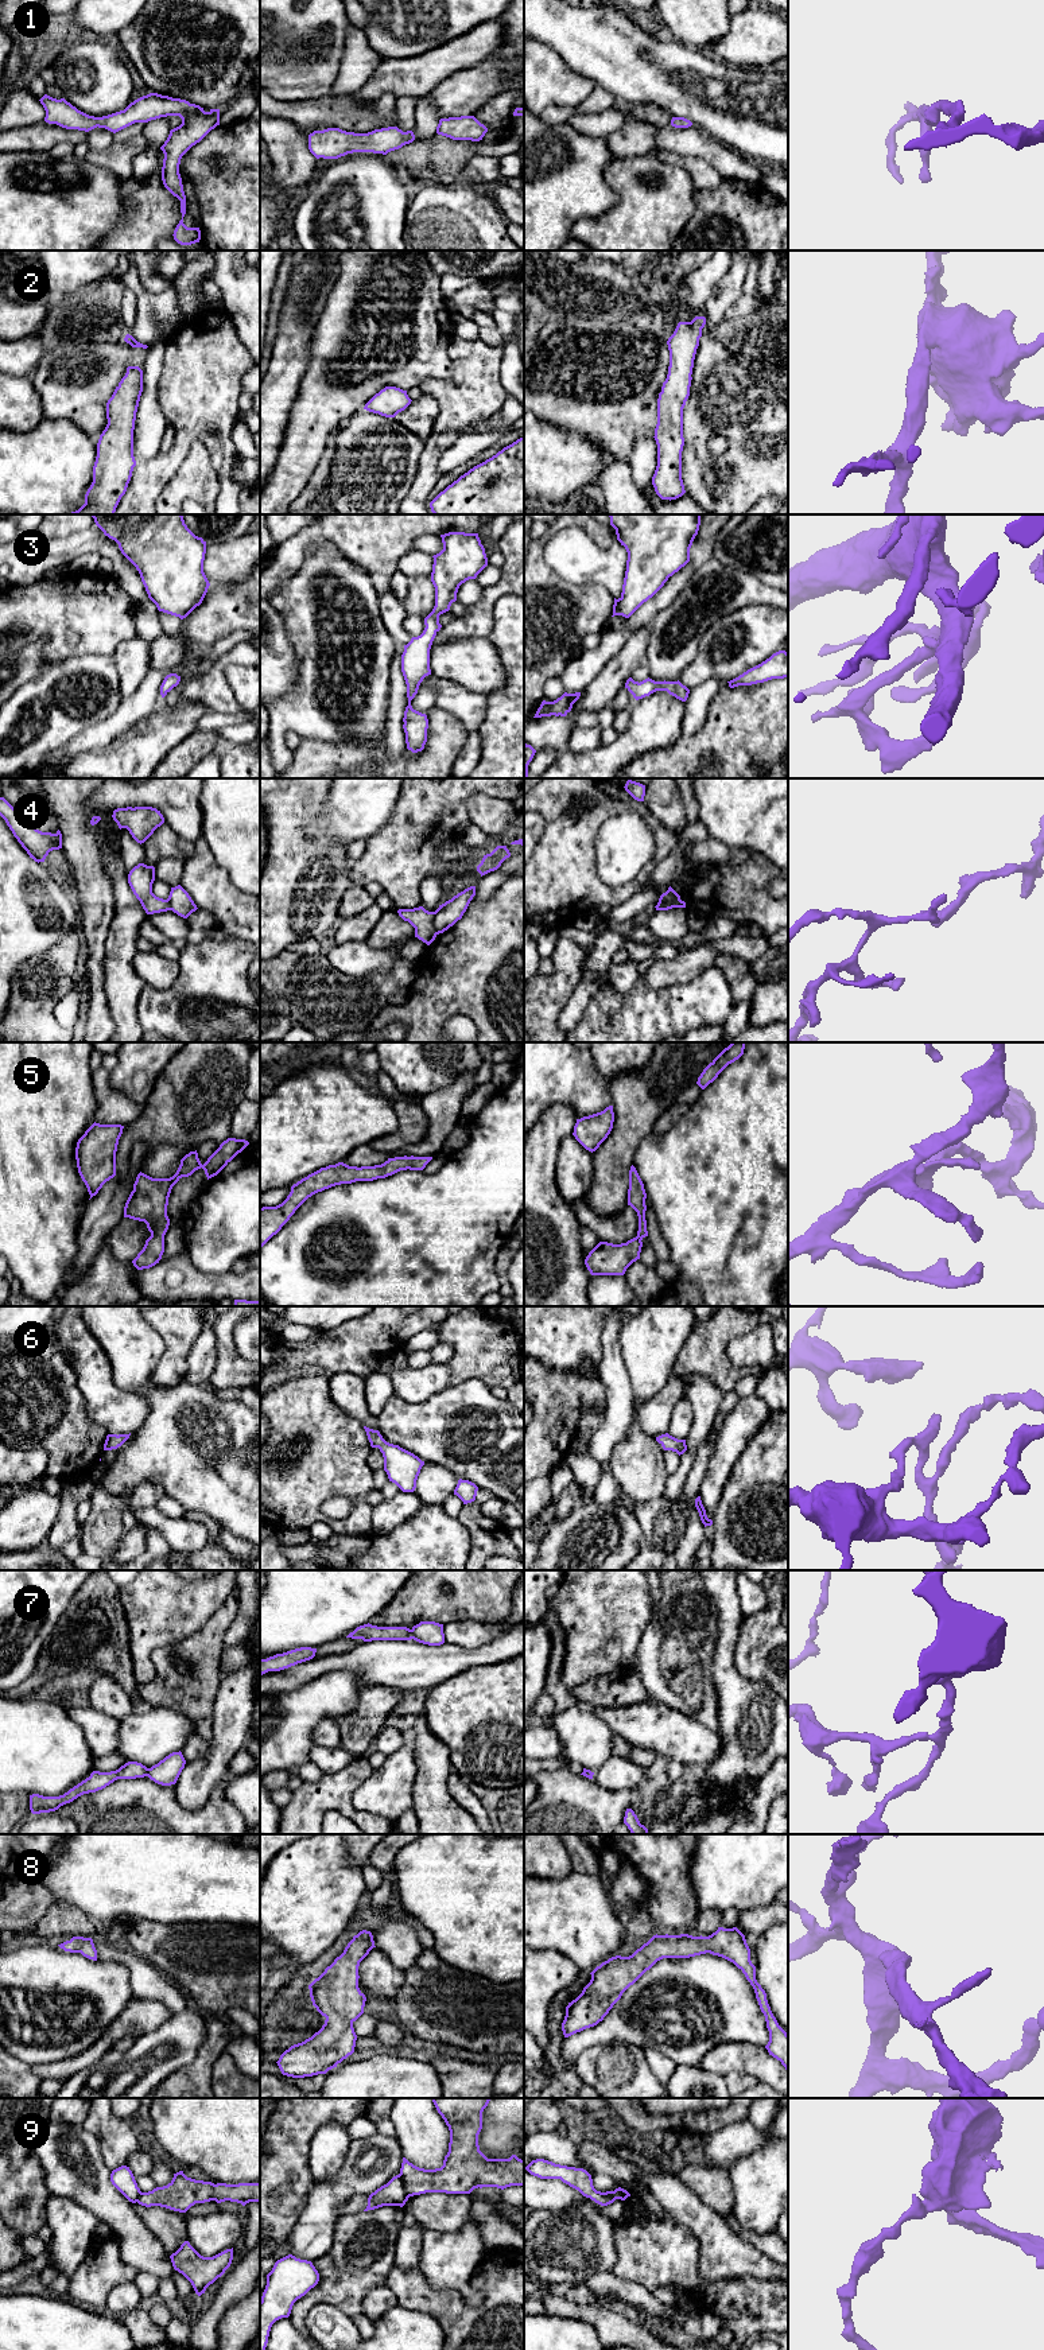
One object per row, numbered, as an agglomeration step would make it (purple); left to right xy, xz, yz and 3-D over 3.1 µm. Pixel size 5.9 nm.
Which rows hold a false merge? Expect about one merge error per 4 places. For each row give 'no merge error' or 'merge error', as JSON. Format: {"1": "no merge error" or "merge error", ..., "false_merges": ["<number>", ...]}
{"1": "no merge error", "2": "no merge error", "3": "no merge error", "4": "merge error", "5": "no merge error", "6": "no merge error", "7": "merge error", "8": "no merge error", "9": "merge error", "false_merges": ["4", "7", "9"]}

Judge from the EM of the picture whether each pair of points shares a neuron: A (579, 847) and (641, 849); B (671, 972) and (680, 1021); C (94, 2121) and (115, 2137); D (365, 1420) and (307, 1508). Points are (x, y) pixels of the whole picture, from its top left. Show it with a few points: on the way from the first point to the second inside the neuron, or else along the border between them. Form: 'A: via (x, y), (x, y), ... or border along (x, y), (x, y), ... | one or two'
A: border along (606, 818), (594, 846), (598, 878) | two
B: border along (703, 971), (658, 989), (649, 989), (643, 978) | two
C: via (100, 2123), (109, 2132) | one
D: border along (336, 1405), (363, 1426) | two

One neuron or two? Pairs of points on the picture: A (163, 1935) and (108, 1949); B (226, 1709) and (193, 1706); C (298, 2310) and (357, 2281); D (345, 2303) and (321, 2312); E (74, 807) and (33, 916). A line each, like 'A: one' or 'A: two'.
A: two
B: two
C: one
D: two
E: two

